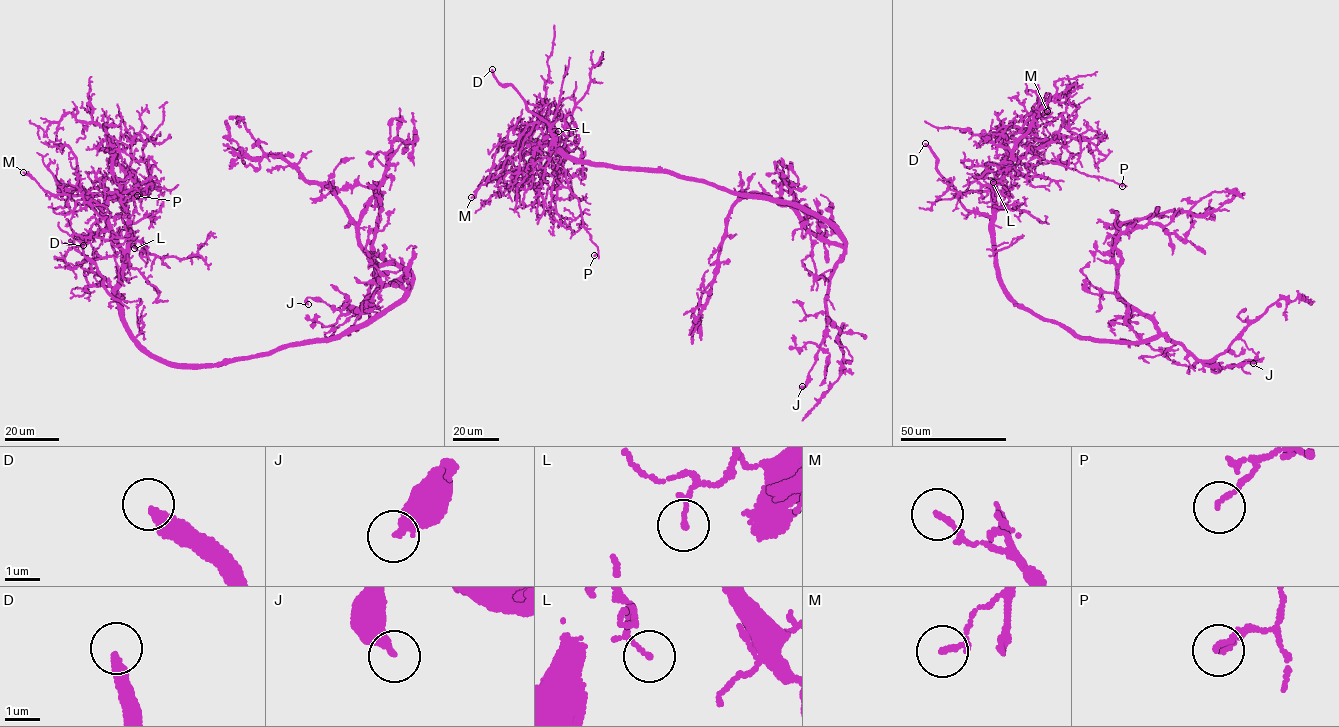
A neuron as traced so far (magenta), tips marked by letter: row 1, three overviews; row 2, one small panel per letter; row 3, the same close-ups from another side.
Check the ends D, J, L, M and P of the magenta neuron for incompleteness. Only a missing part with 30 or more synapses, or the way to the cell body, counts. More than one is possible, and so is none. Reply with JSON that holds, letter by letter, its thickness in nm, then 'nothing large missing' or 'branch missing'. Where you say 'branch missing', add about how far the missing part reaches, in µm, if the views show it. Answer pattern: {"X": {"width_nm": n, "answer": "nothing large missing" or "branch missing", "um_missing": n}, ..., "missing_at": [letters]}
{"D": {"width_nm": 320, "answer": "branch missing", "um_missing": 30}, "J": {"width_nm": 400, "answer": "nothing large missing"}, "L": {"width_nm": 130, "answer": "nothing large missing"}, "M": {"width_nm": 140, "answer": "nothing large missing"}, "P": {"width_nm": 90, "answer": "nothing large missing"}, "missing_at": ["D"]}

